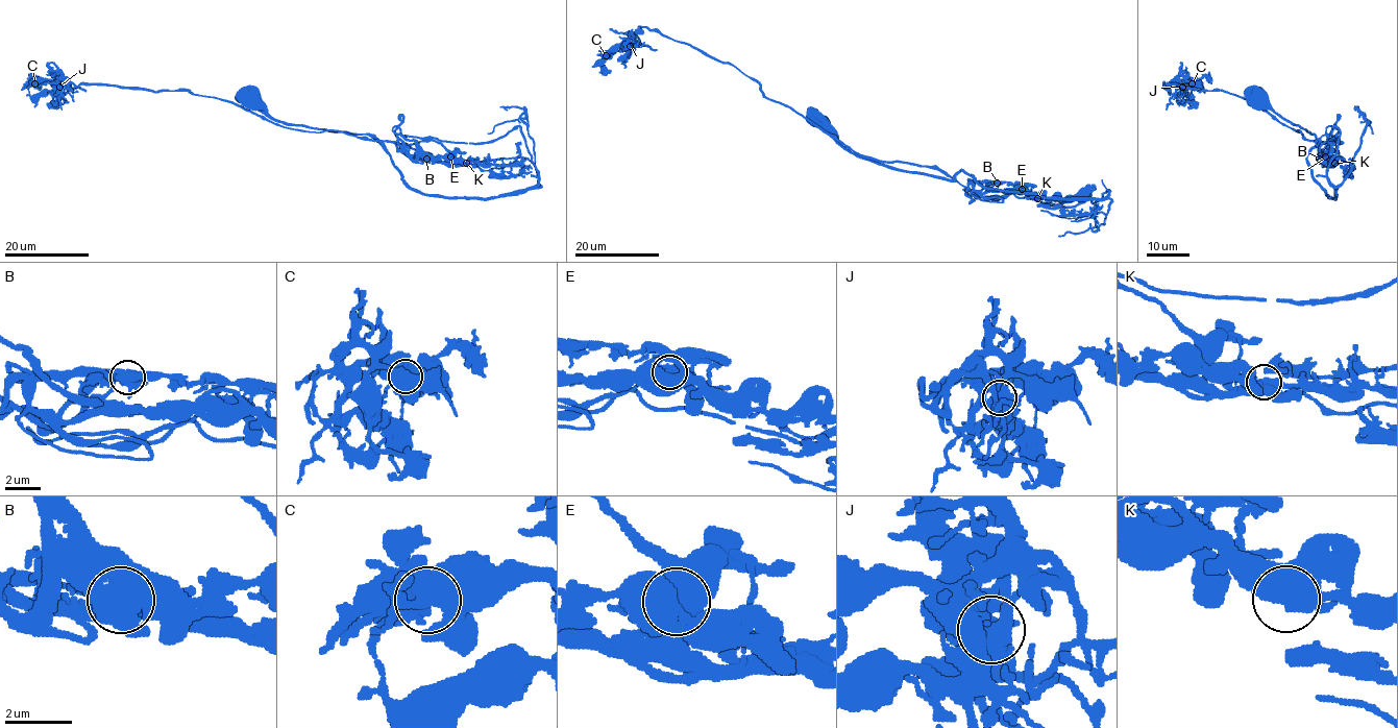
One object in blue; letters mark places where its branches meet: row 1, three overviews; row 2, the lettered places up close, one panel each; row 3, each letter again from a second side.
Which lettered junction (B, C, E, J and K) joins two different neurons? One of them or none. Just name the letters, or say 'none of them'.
E

